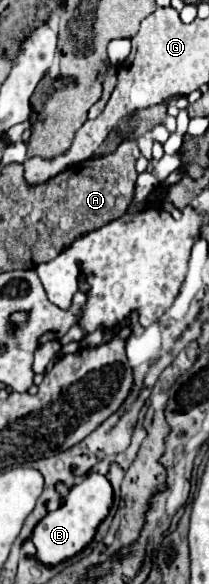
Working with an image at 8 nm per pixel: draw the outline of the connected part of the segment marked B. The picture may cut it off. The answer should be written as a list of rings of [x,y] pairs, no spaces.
[[[98,473],[86,475],[86,479],[82,483],[74,485],[70,489],[70,493],[62,501],[62,505],[56,511],[48,513],[34,527],[32,543],[36,545],[36,559],[46,567],[54,567],[54,565],[74,557],[76,553],[80,553],[94,539],[98,525],[106,519],[106,515],[112,507],[112,499],[114,497],[112,497],[110,481],[104,475],[98,475]]]

